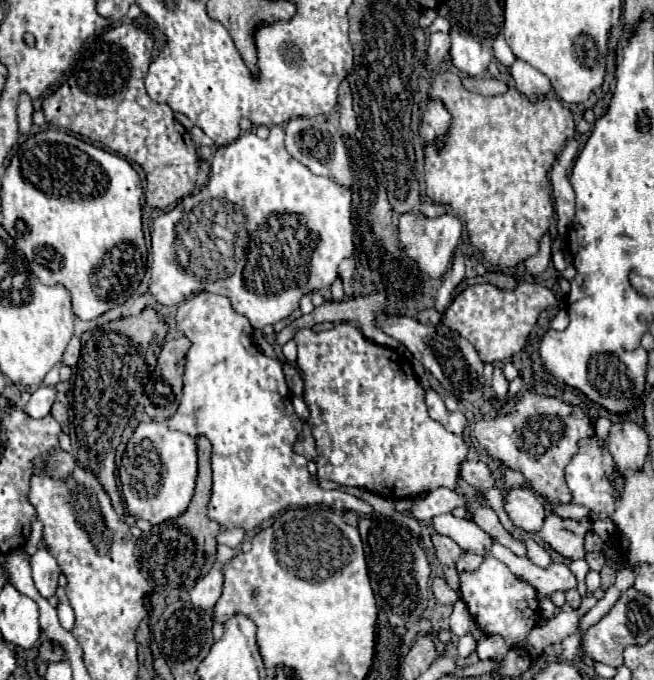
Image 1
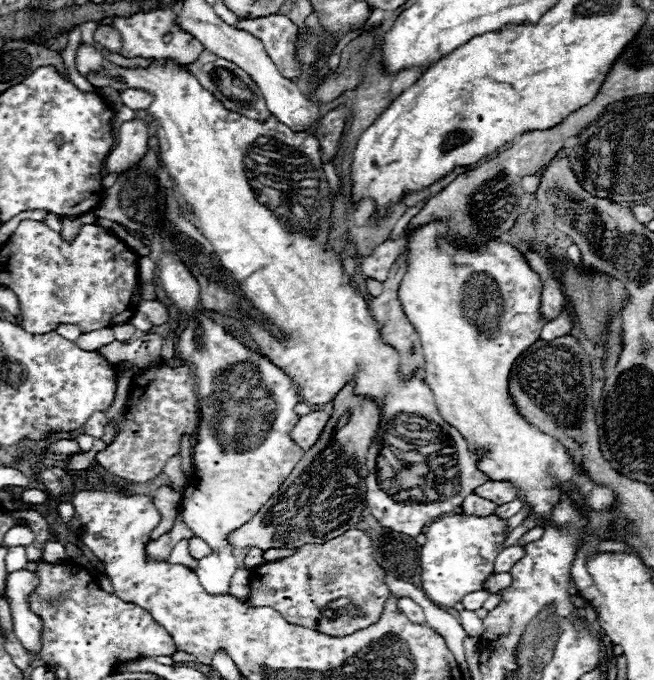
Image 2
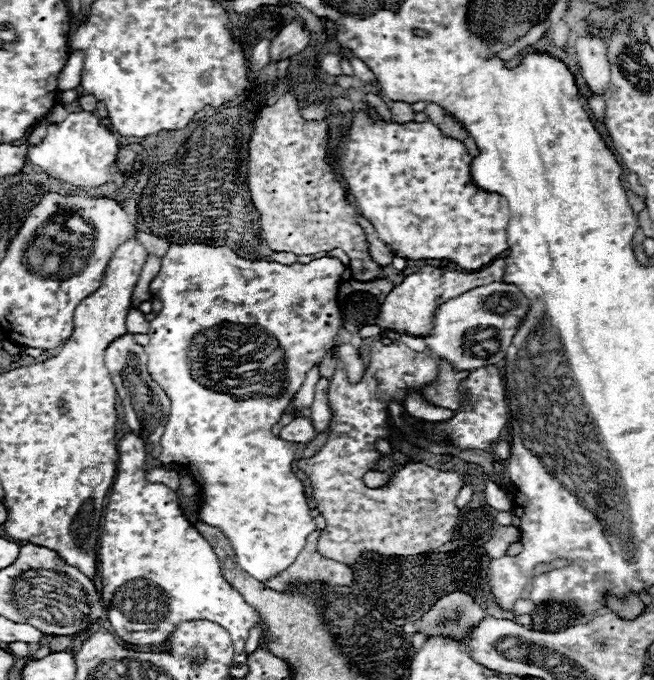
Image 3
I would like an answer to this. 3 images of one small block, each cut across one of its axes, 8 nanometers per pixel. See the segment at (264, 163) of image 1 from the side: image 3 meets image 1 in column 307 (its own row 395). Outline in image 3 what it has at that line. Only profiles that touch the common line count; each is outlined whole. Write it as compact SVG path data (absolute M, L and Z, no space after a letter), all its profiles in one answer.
M172 244L166 256L162 258L162 266L158 276L150 284L150 292L156 294L162 300L162 310L158 316L150 322L150 342L144 346L144 352L148 354L148 372L156 384L162 386L162 390L170 398L170 414L168 422L164 428L164 434L160 438L160 462L180 462L198 482L200 492L202 492L202 510L200 518L202 522L210 526L218 526L228 540L232 542L232 548L236 552L236 562L238 566L248 572L256 580L266 580L268 576L282 572L296 560L300 550L306 544L306 538L310 532L316 530L314 518L310 516L308 504L306 504L306 494L302 482L294 476L292 472L292 462L296 460L296 446L292 442L284 442L276 438L270 430L272 426L280 420L284 410L288 408L292 396L302 388L306 374L318 366L324 356L336 346L338 330L342 328L342 318L340 318L340 308L336 304L336 292L338 292L338 282L344 274L344 264L338 258L320 258L312 260L310 264L292 264L292 266L282 266L278 262L266 262L266 260L244 260L236 256L230 248L226 246L206 246L206 244Z

